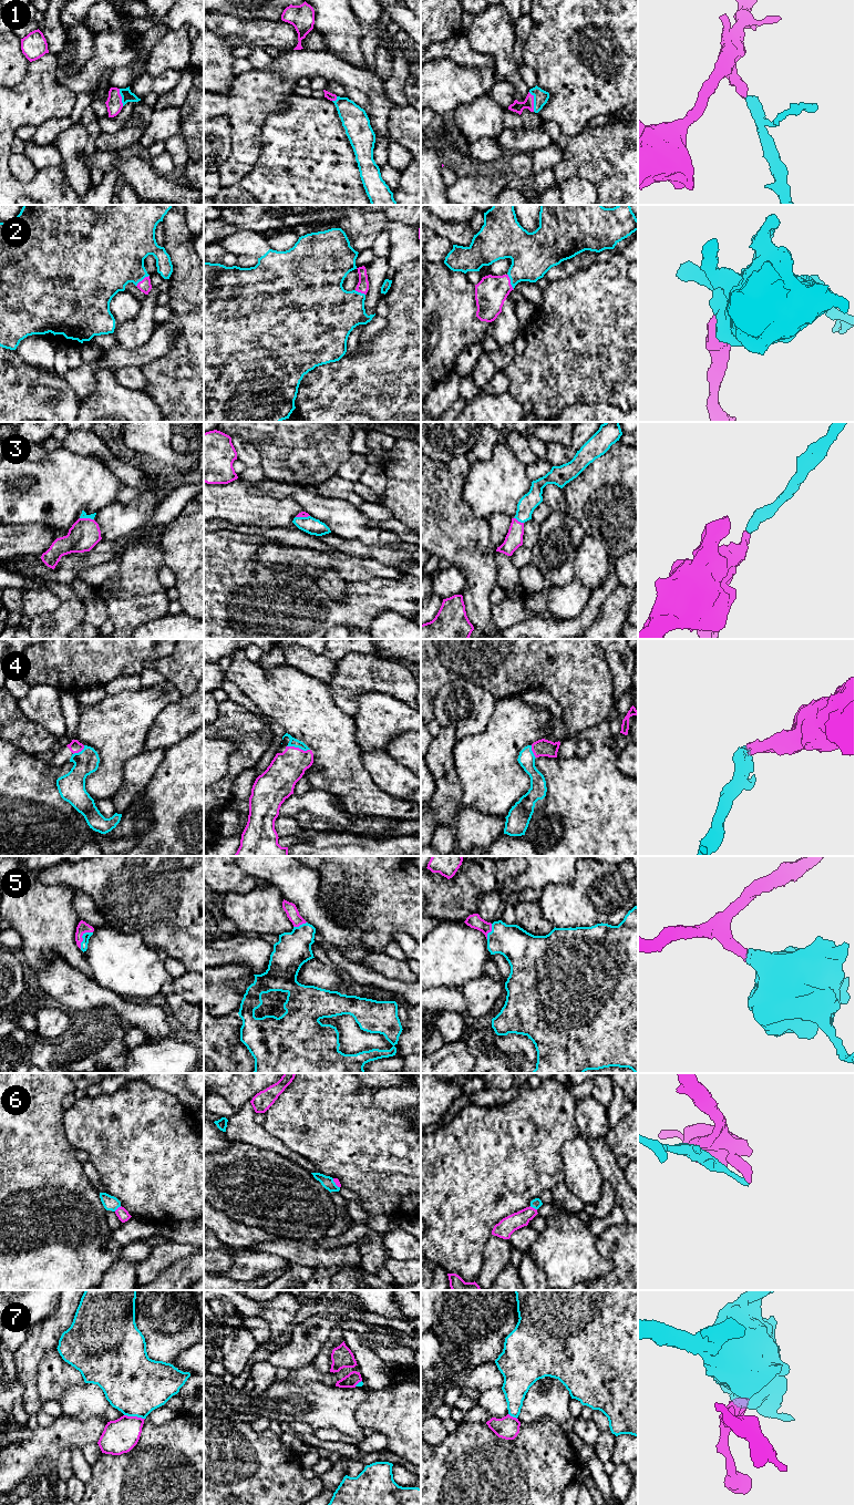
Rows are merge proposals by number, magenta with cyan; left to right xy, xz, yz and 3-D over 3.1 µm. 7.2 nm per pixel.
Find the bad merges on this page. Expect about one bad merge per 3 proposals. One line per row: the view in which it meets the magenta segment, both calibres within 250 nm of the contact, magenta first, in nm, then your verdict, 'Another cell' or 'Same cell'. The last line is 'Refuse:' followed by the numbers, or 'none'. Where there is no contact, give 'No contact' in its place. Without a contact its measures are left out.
1: Touches magenta in yz. Thickness 80 nm (magenta) against 110 nm. Same cell
2: Touches magenta in yz. Thickness 240 nm (magenta) against 320 nm. Same cell
3: Touches magenta in xy. Thickness 220 nm (magenta) against 50 nm. Same cell
4: Touches magenta in xz. Thickness 240 nm (magenta) against 60 nm. Same cell
5: Touches magenta in xy. Thickness 80 nm (magenta) against 50 nm. Same cell
6: Touches magenta in yz. Thickness 120 nm (magenta) against 70 nm. Another cell
7: Touches magenta in xy. Thickness 240 nm (magenta) against 440 nm. Another cell
Refuse: 6, 7

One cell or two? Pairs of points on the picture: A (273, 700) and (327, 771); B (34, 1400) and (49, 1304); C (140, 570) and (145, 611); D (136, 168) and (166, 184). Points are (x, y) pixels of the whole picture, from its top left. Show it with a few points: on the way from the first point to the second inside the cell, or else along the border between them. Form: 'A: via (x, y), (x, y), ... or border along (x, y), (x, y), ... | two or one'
A: via (291, 714), (327, 752) | one
B: border along (60, 1301), (57, 1309), (49, 1317), (34, 1325) | two
C: via (140, 580), (140, 601) | one
D: via (144, 176), (152, 184), (158, 184) | one

